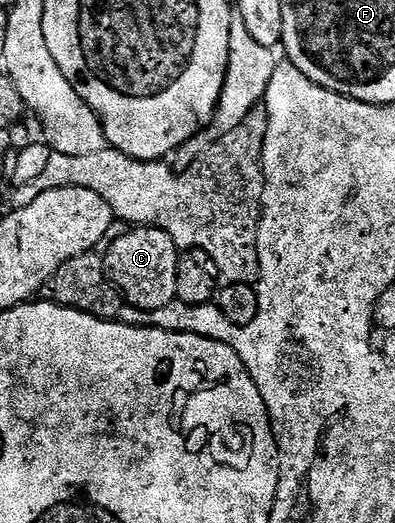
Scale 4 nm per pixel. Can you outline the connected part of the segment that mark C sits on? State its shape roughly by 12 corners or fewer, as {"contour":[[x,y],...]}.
{"contour":[[138,226],[107,243],[108,279],[127,305],[177,299],[181,251]]}

